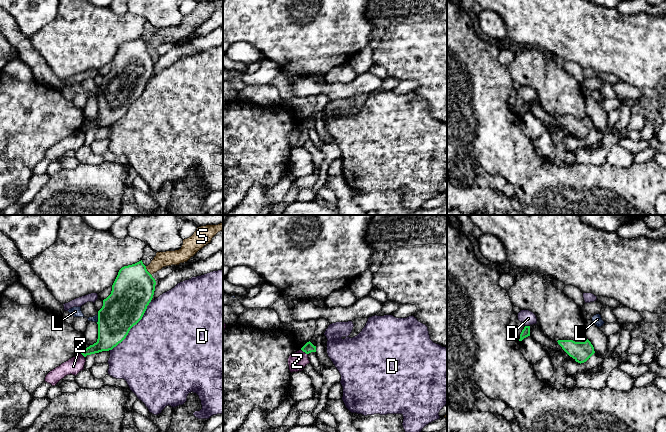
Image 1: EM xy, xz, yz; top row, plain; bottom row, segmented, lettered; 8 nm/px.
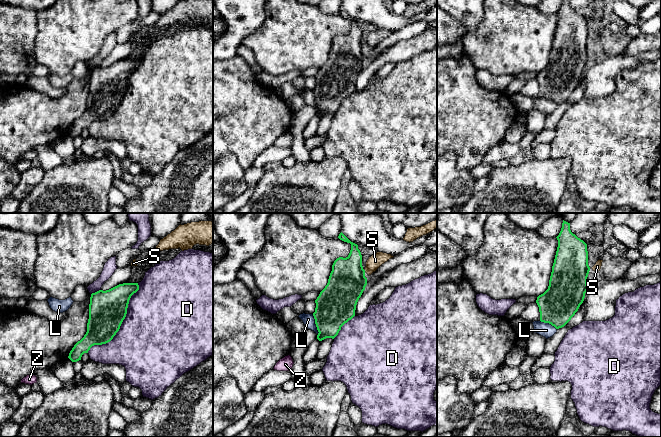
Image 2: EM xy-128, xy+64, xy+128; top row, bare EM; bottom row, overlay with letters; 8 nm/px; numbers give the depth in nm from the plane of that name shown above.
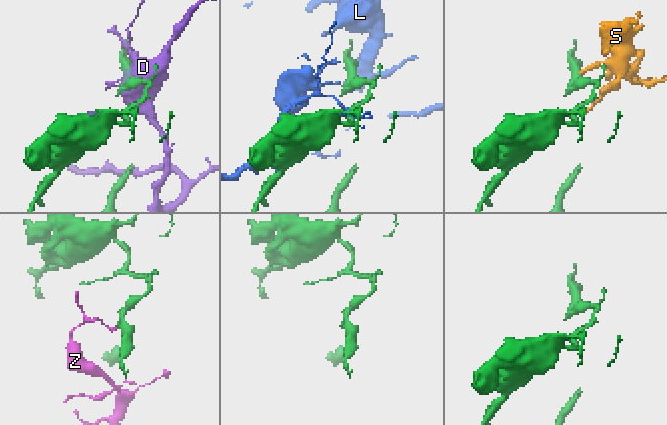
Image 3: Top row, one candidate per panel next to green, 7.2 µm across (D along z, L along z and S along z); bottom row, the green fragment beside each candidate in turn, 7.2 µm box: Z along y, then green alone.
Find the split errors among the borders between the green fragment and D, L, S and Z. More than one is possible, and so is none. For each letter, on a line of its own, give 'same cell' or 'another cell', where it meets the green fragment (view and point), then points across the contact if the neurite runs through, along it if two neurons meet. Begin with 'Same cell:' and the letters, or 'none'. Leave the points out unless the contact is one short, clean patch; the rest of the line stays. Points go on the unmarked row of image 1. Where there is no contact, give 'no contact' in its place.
Same cell: none
D: another cell; meets green in xy at (132, 102)
L: another cell; meets green in xy at (98, 94); border along xy (98, 90), (96, 98)
S: another cell; meets green in xy at (147, 47); border along xy (145, 42), (151, 51)
Z: another cell; meets green in xz at (304, 127); border along xz (301, 125), (307, 130)

